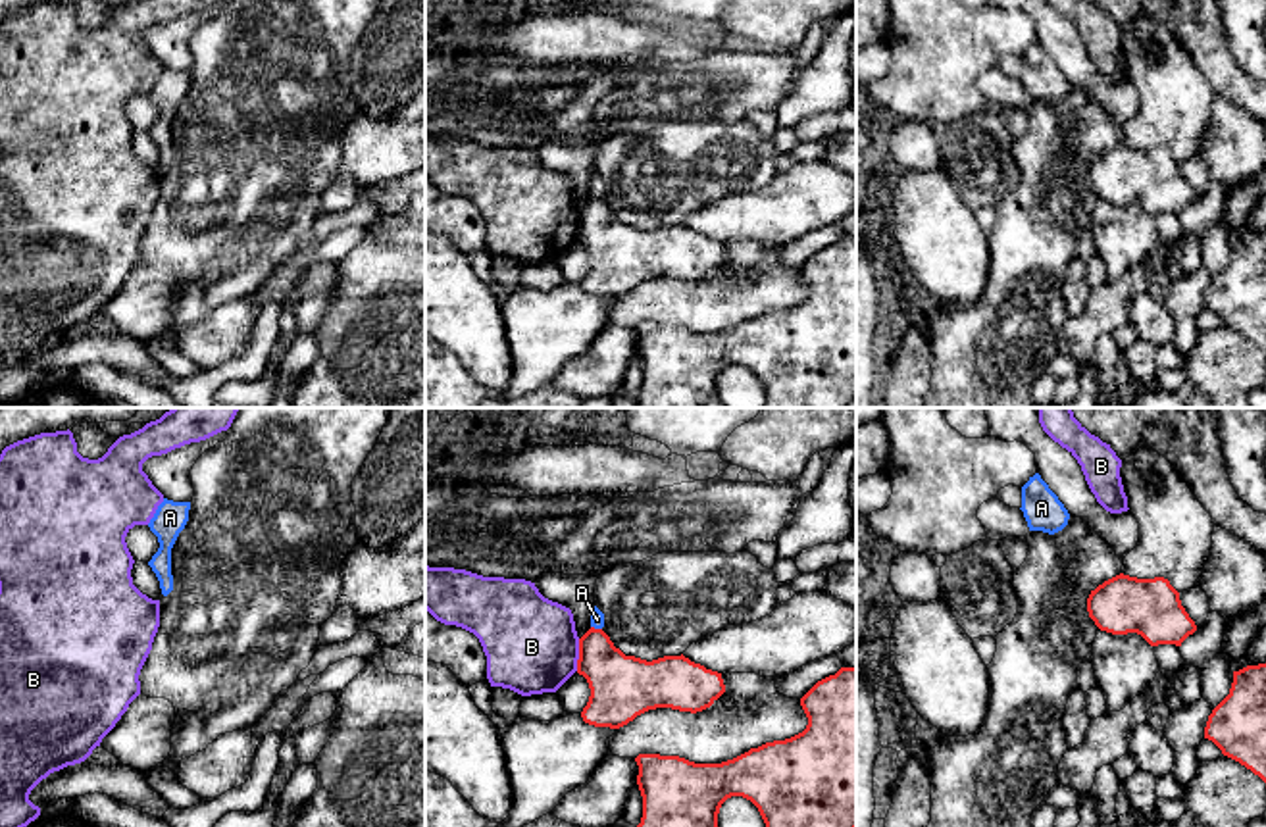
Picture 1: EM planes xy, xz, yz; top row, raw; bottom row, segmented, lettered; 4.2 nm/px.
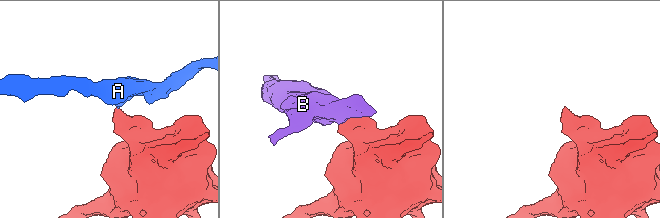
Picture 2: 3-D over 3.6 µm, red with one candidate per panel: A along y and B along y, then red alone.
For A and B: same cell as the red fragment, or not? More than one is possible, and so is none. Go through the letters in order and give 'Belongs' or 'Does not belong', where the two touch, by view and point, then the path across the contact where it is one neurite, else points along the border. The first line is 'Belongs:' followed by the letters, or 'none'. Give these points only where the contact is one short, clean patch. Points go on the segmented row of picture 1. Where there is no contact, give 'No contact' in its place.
Belongs: none
A: Does not belong. Touches red at xz (597, 629). Boundary: xz (591, 626), (601, 629)
B: Does not belong. Touches red at xz (580, 654). Boundary: xz (580, 639), (576, 670)

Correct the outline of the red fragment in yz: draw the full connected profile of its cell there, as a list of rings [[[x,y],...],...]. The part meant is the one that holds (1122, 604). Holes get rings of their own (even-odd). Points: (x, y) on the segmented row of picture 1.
[[[1116,575],[1087,598],[1089,617],[1112,635],[1141,635],[1151,646],[1181,642],[1197,631],[1179,592],[1164,577]]]

